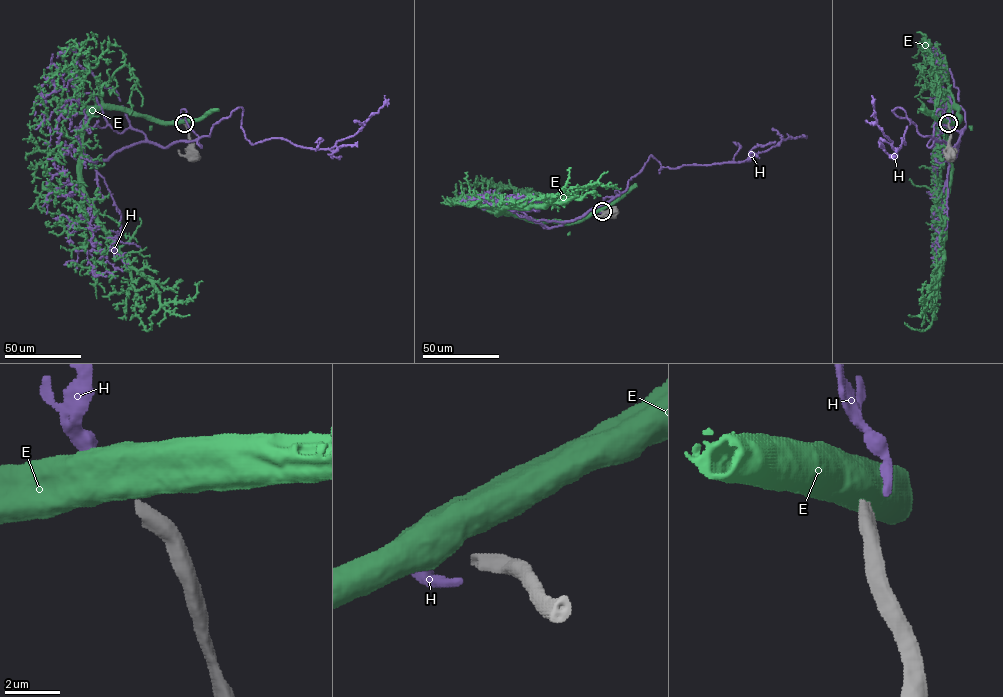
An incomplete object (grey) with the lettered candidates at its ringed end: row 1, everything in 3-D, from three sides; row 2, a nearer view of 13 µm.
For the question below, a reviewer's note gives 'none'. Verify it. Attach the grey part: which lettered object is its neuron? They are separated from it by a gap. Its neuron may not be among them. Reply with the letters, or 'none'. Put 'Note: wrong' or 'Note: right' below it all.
none
Note: right

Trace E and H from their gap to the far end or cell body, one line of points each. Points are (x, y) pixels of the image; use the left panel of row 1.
E: (183, 122), (98, 109), (85, 128), (81, 175), (98, 226), (152, 284), (162, 305), (190, 301), (203, 281)
H: (183, 122), (182, 109), (209, 136), (241, 107), (252, 143), (330, 149), (384, 95)

